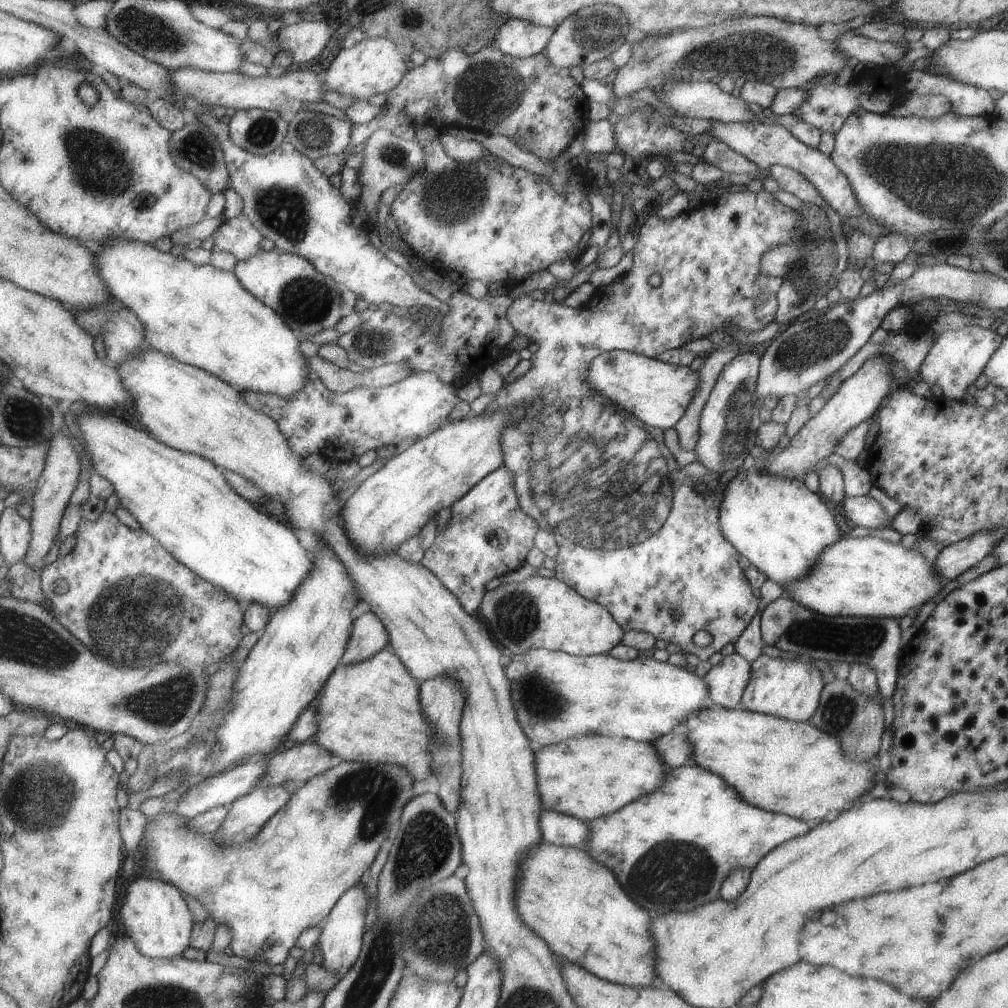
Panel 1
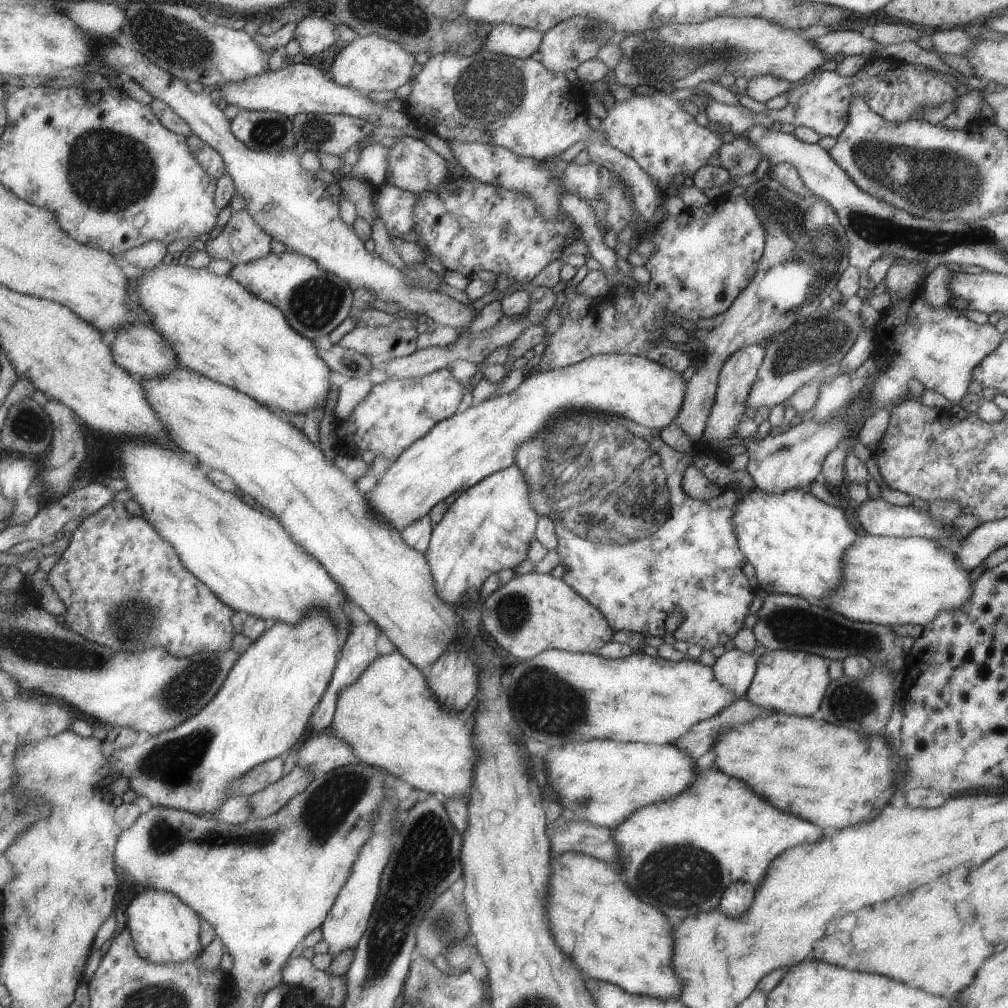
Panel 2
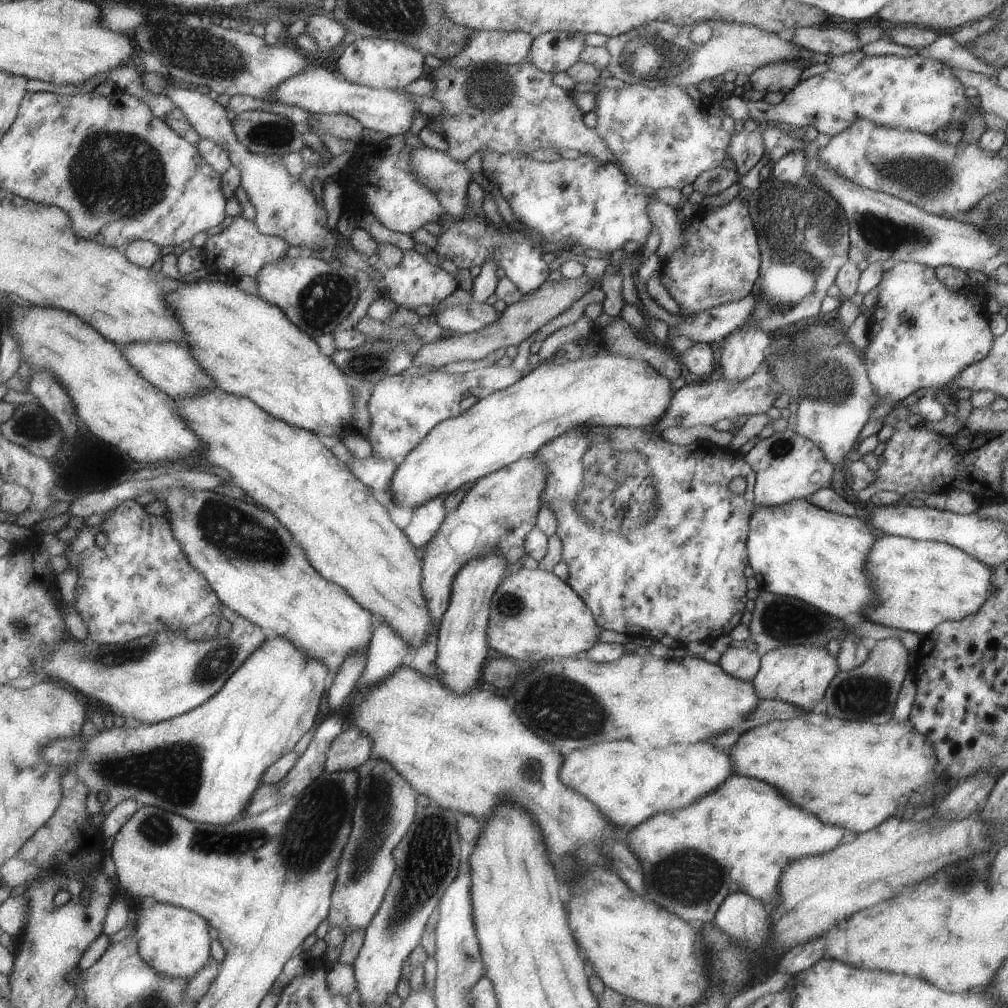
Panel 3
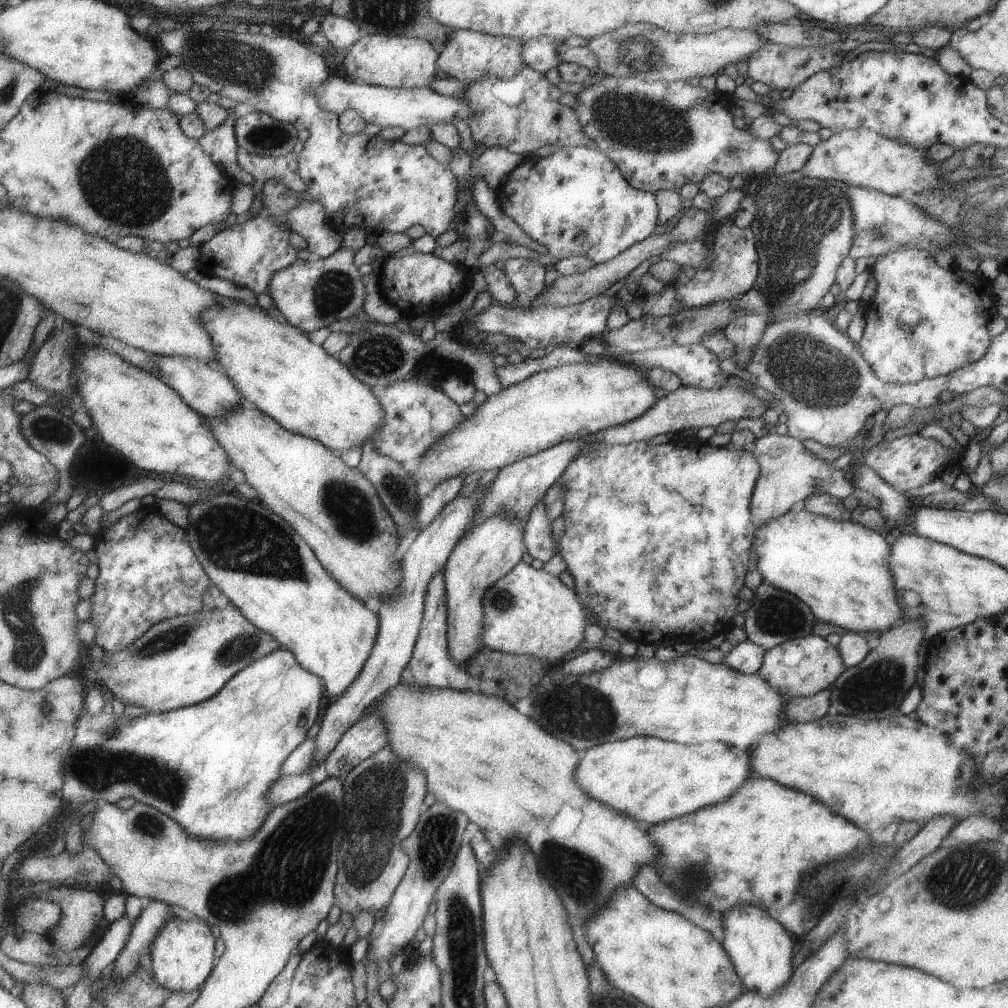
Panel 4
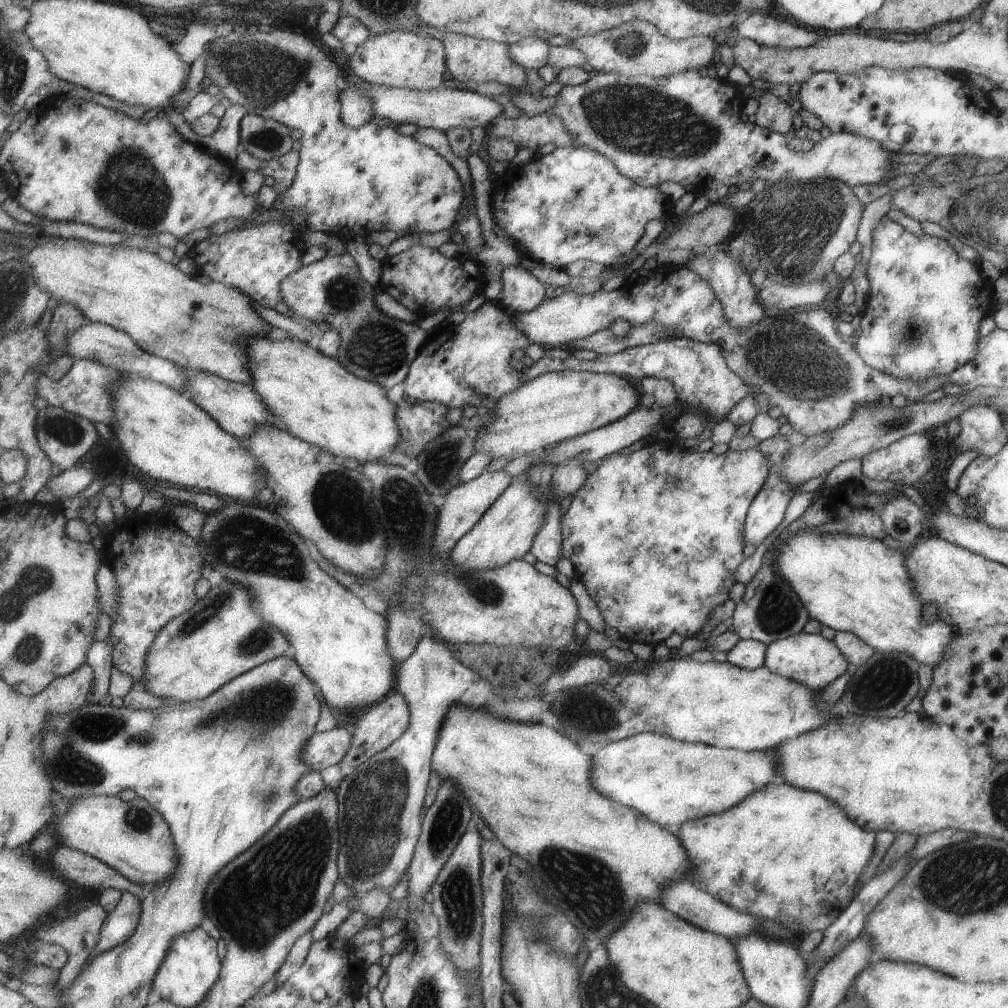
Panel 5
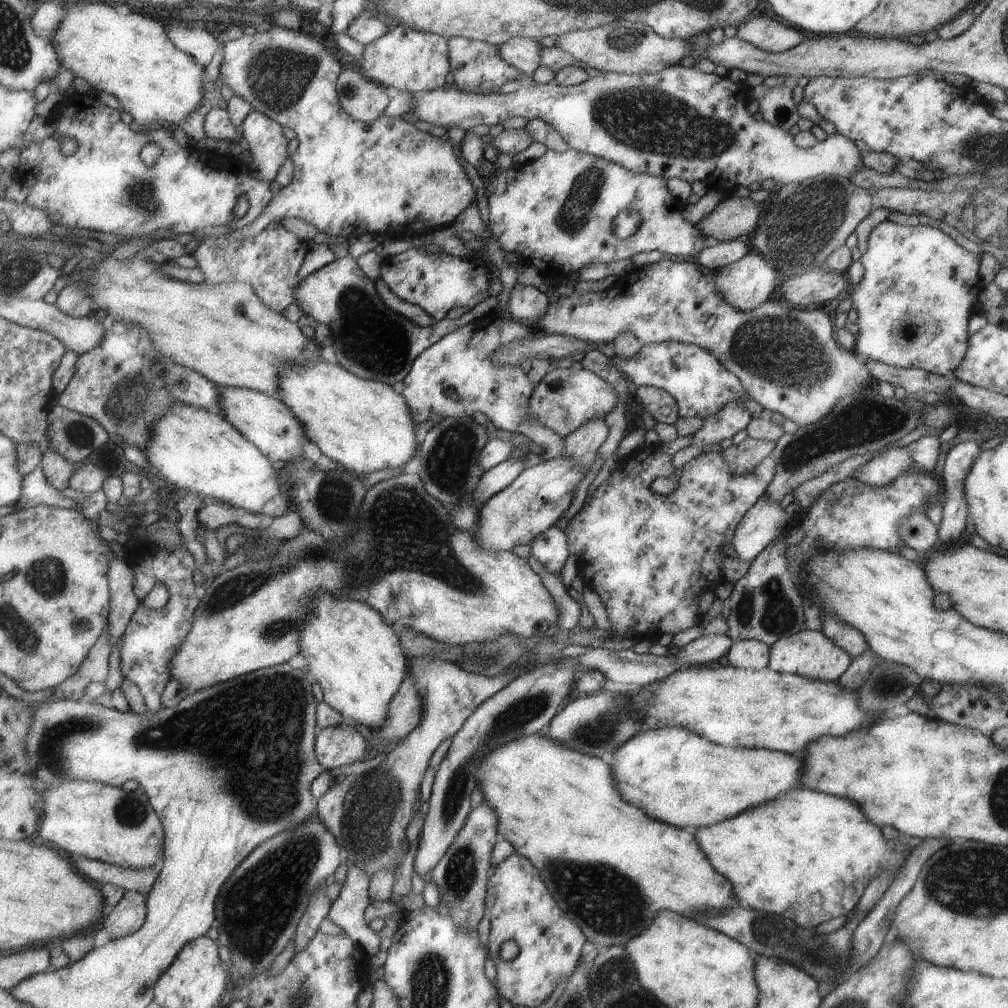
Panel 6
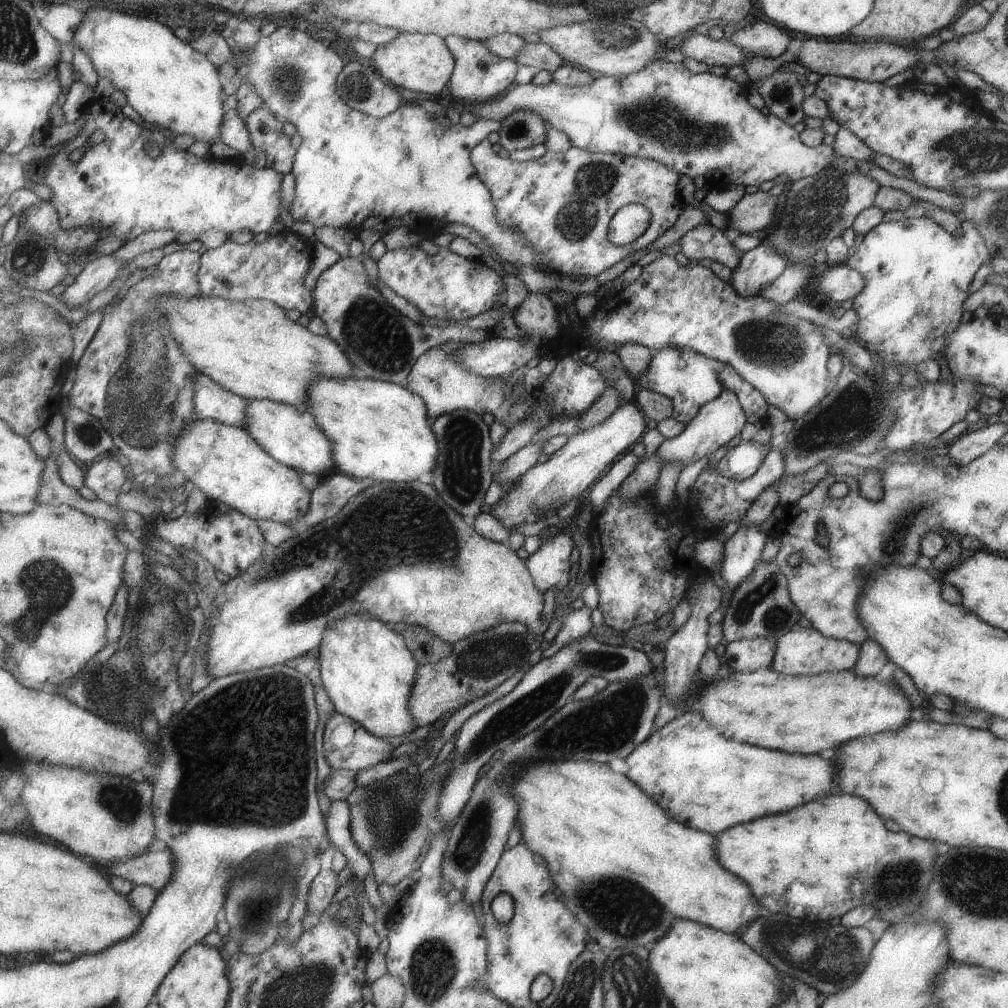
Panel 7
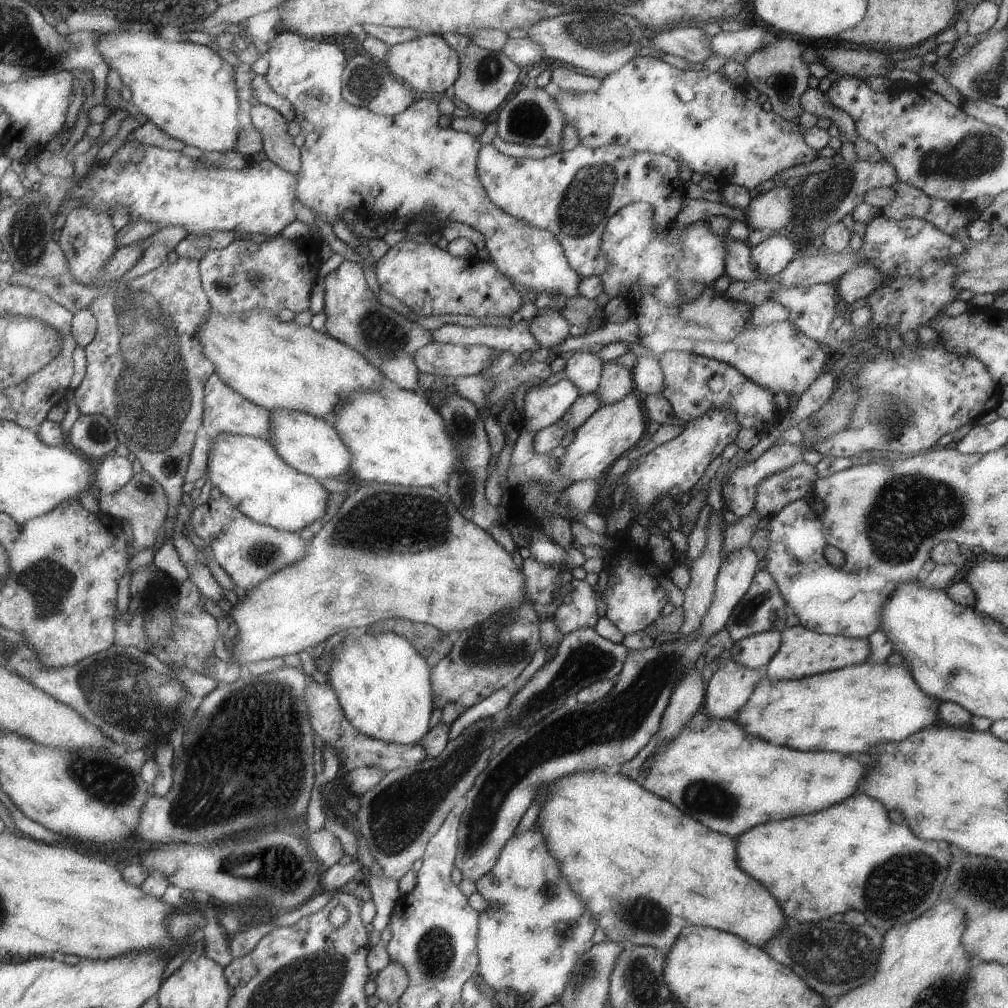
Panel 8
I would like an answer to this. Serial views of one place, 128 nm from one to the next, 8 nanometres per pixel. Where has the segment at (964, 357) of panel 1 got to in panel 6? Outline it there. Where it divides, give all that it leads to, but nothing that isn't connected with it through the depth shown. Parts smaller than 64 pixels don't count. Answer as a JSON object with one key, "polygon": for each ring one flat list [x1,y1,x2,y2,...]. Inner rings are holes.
{"polygon":[[888,220,877,224,869,232,867,250,859,258,864,269,862,279,849,288,859,326,853,351,860,358,891,367,921,369,935,375,953,373,967,350,967,320,982,287,978,274,982,256,967,252,937,228,899,225]]}

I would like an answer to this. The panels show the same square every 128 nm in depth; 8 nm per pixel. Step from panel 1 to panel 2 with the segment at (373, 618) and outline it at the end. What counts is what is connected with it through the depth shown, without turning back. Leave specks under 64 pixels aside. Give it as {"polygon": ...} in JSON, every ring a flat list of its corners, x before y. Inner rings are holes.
{"polygon":[[355,622,349,629,350,636,342,649,340,658,338,661,337,669,334,673,334,678,331,680,331,685,327,688,325,696,323,696,322,702,314,712,314,716,311,718,311,729,313,734,325,730,330,731,334,722,335,714,337,712,337,702,339,702,339,696,341,696,341,690,345,690,347,686,351,686,354,682,357,682,363,672,380,658,379,650,377,650,377,640,381,636,382,630,374,624,363,624,363,622]]}

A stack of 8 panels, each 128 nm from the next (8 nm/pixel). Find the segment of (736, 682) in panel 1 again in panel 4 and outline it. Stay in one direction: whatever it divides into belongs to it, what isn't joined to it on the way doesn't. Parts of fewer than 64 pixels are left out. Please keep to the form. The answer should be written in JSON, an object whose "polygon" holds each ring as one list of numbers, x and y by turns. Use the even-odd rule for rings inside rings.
{"polygon":[[747,640,733,645,725,654,722,663,737,672,750,675,757,673,762,666,762,658,766,651]]}

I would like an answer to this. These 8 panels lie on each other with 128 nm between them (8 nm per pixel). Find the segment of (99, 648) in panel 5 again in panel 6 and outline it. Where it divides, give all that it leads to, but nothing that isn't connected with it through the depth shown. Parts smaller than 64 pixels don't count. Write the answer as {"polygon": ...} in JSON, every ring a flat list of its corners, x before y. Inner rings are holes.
{"polygon":[[124,559,112,561,109,575,111,612,108,624,111,646,115,650,117,640,121,640,121,636,126,633,132,617,140,607,140,601,135,594,135,570,131,562]]}

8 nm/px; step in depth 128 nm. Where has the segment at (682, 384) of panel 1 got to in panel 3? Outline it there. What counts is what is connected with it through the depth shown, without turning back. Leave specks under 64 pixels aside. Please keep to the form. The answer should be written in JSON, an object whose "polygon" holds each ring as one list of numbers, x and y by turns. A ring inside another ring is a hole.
{"polygon":[[605,353,595,355,594,357,585,357,576,361,567,361,563,364,555,364,551,362,541,362,541,366,535,370,527,372,519,382,516,382,510,387,494,391,486,392,485,395,479,399,468,411,460,414,459,416,447,419,446,421,440,422,423,440,422,444,415,447,413,452,405,458,405,460,398,465,397,472,393,476,391,481,391,490,393,498,391,498,395,506,410,506,412,510,420,507,422,504,429,502,431,499,451,494,458,488,461,488,463,484,476,483,480,478,486,477,491,473,497,472,499,469,508,467,510,464,517,462,525,456,535,456,538,450,543,445,550,443,554,438,561,437,568,430,581,430,588,427,643,427,651,429,658,422,660,417,667,410,668,404,670,403,672,394,675,391,671,390,671,379,668,379,665,375,657,372,646,359,629,357,626,355,620,355,617,353]]}

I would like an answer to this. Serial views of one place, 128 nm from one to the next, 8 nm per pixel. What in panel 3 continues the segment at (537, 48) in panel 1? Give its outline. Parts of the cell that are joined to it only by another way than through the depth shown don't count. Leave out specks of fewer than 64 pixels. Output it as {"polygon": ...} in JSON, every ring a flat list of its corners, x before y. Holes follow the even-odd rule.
{"polygon":[[475,31,467,48,461,54,447,61,427,55,426,66,430,71,447,63,460,69,487,63,508,65,523,63,529,60,535,39,534,34,525,31]]}

